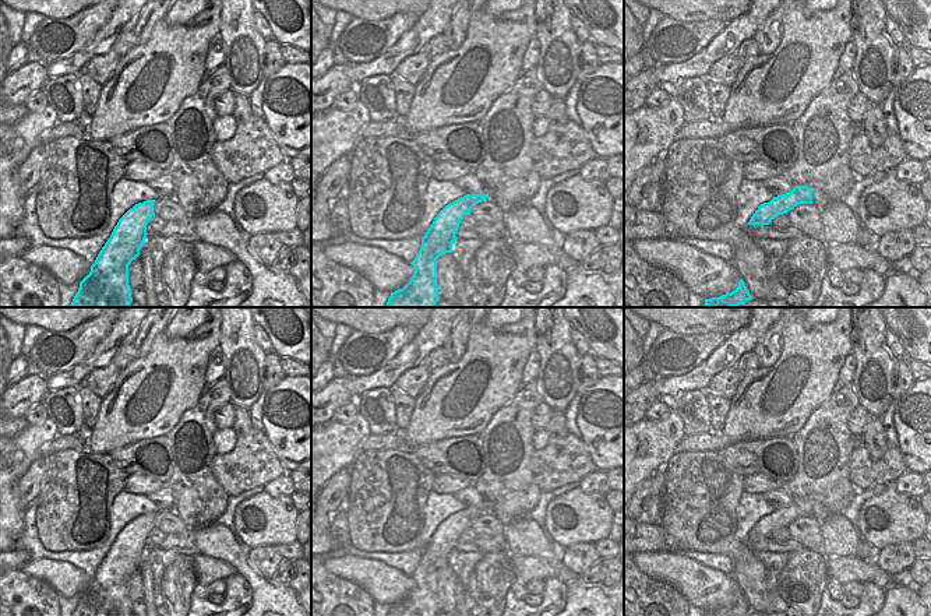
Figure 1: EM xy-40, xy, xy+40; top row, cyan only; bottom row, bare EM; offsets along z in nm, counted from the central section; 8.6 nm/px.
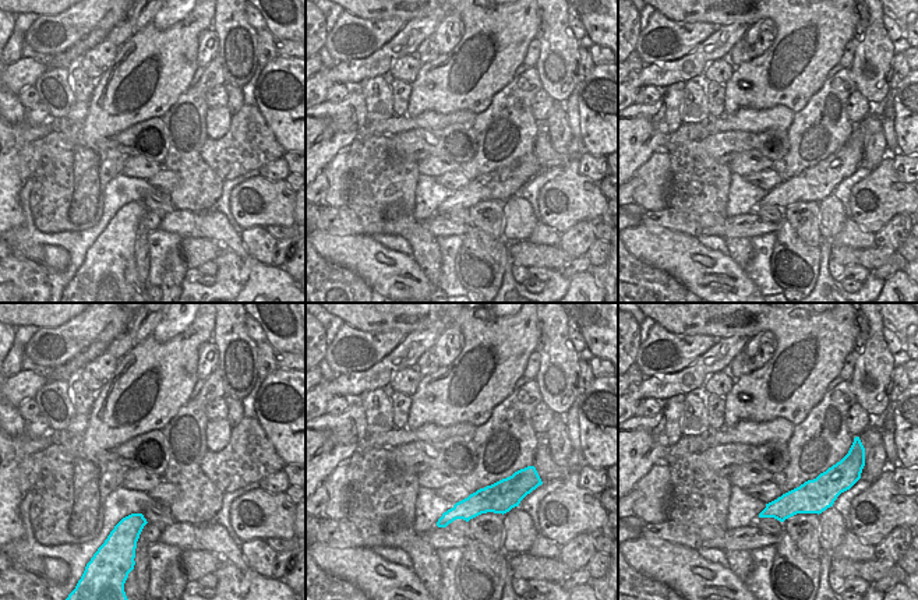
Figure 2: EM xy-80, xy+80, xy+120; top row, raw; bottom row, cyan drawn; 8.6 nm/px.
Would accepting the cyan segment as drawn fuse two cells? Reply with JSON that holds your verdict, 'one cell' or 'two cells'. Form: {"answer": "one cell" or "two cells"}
{"answer": "one cell"}

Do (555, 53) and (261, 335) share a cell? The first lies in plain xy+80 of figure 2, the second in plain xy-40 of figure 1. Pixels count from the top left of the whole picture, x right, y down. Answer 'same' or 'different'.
different

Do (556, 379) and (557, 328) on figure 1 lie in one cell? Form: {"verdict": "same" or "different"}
{"verdict": "same"}

